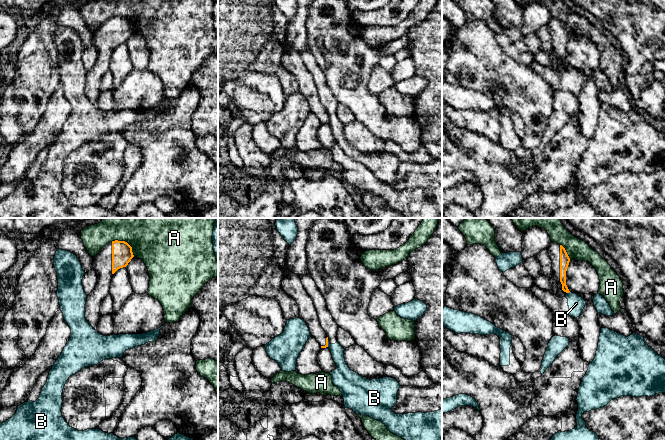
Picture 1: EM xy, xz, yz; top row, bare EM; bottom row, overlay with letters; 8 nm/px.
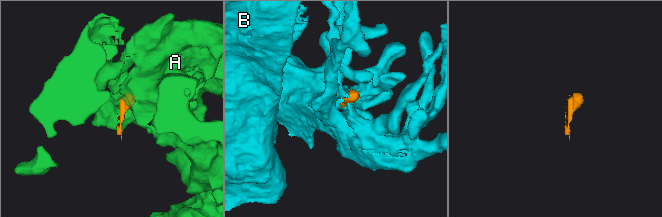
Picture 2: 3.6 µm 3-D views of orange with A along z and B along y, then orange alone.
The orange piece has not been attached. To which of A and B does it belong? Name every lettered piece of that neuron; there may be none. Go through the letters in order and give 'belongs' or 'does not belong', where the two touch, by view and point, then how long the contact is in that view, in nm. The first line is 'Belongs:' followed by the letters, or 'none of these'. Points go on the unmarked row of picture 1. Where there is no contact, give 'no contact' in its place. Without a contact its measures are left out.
Belongs: none of these
A: does not belong; contact xy (126, 18); length 220 nm
B: does not belong; contact yz (568, 68); length 30 nm

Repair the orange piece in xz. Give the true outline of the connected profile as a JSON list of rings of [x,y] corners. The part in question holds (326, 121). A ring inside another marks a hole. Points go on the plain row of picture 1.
[[[289,48],[282,57],[282,65],[297,78],[299,94],[306,99],[311,112],[316,115],[321,124],[328,123],[328,113],[319,98],[313,77],[302,61],[300,52]]]

